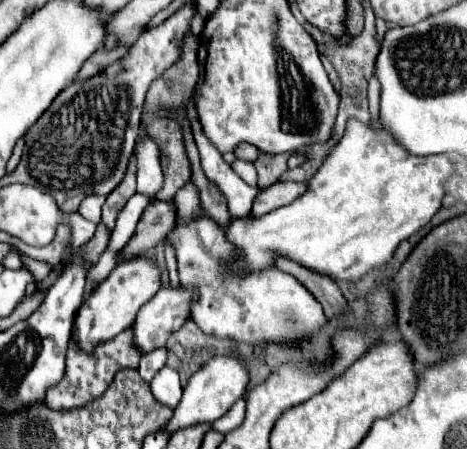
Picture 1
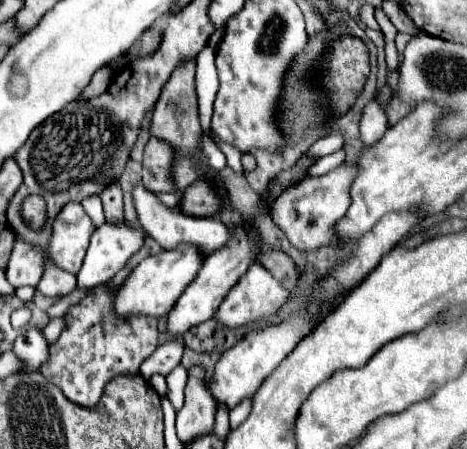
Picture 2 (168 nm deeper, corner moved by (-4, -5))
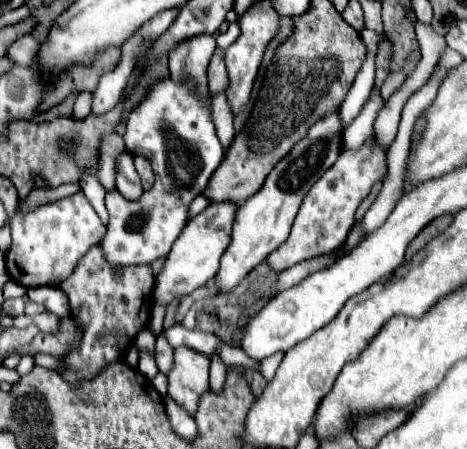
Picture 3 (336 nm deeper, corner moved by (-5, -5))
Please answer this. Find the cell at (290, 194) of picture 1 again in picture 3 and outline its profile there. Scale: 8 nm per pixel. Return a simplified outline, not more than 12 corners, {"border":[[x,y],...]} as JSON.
{"border":[[387,149],[345,151],[305,195],[285,271],[345,241],[357,207],[387,171]]}

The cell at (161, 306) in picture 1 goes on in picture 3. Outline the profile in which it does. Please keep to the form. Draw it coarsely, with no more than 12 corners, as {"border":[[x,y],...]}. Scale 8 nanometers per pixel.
{"border":[[323,117],[239,205],[215,275],[233,291],[289,235],[299,205],[341,155]]}

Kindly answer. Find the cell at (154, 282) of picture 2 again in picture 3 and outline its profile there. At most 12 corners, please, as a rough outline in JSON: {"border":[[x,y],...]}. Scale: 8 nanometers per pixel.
{"border":[[233,203],[187,221],[155,279],[169,307],[215,277]]}

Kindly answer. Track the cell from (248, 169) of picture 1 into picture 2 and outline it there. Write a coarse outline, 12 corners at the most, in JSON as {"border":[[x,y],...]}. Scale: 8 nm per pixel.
{"border":[[214,133],[212,141],[226,155],[228,165],[242,175],[242,153],[230,143],[222,143]]}

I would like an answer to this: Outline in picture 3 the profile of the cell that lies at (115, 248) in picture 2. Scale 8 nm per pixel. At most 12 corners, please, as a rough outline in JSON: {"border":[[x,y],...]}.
{"border":[[159,81],[125,147],[151,161],[139,201],[107,193],[109,265],[169,253],[225,157],[191,81]]}

